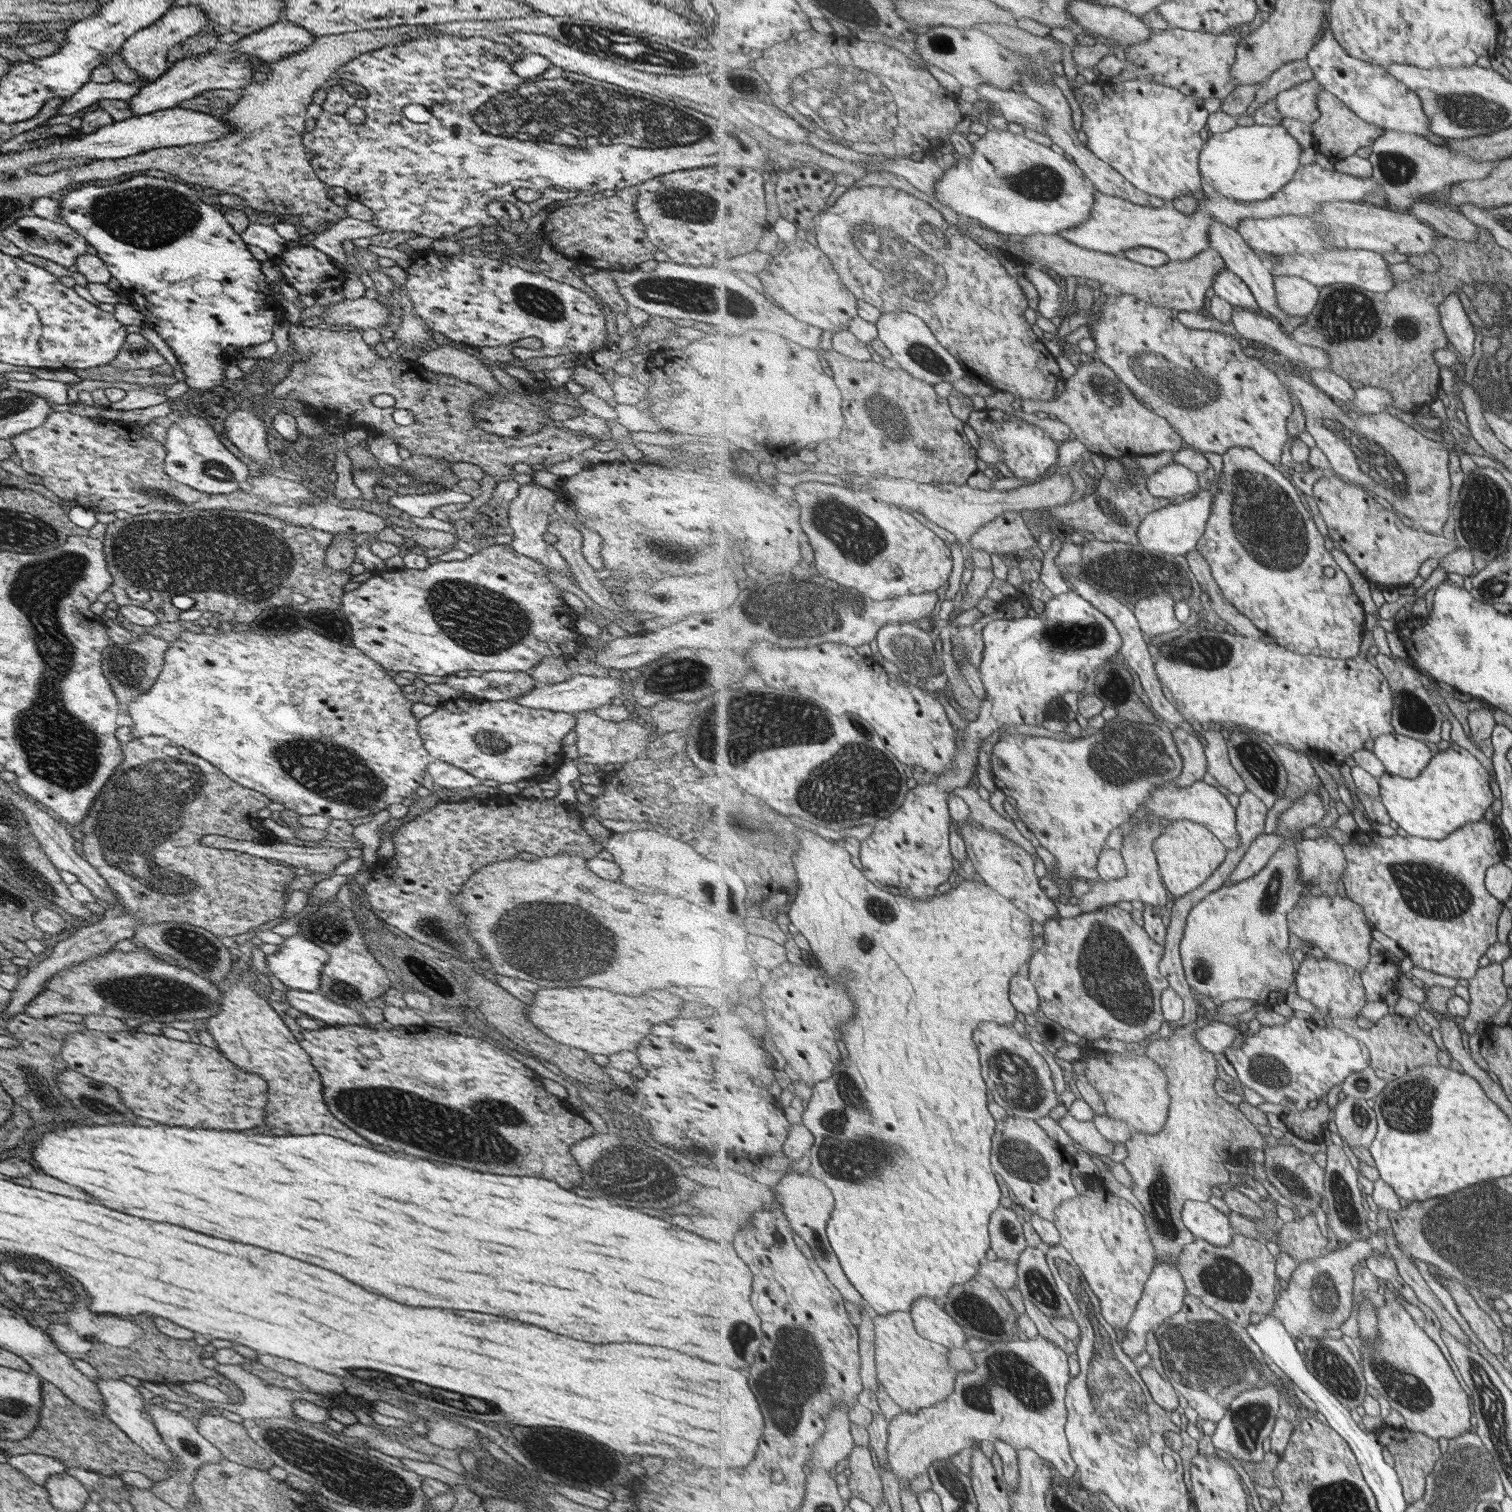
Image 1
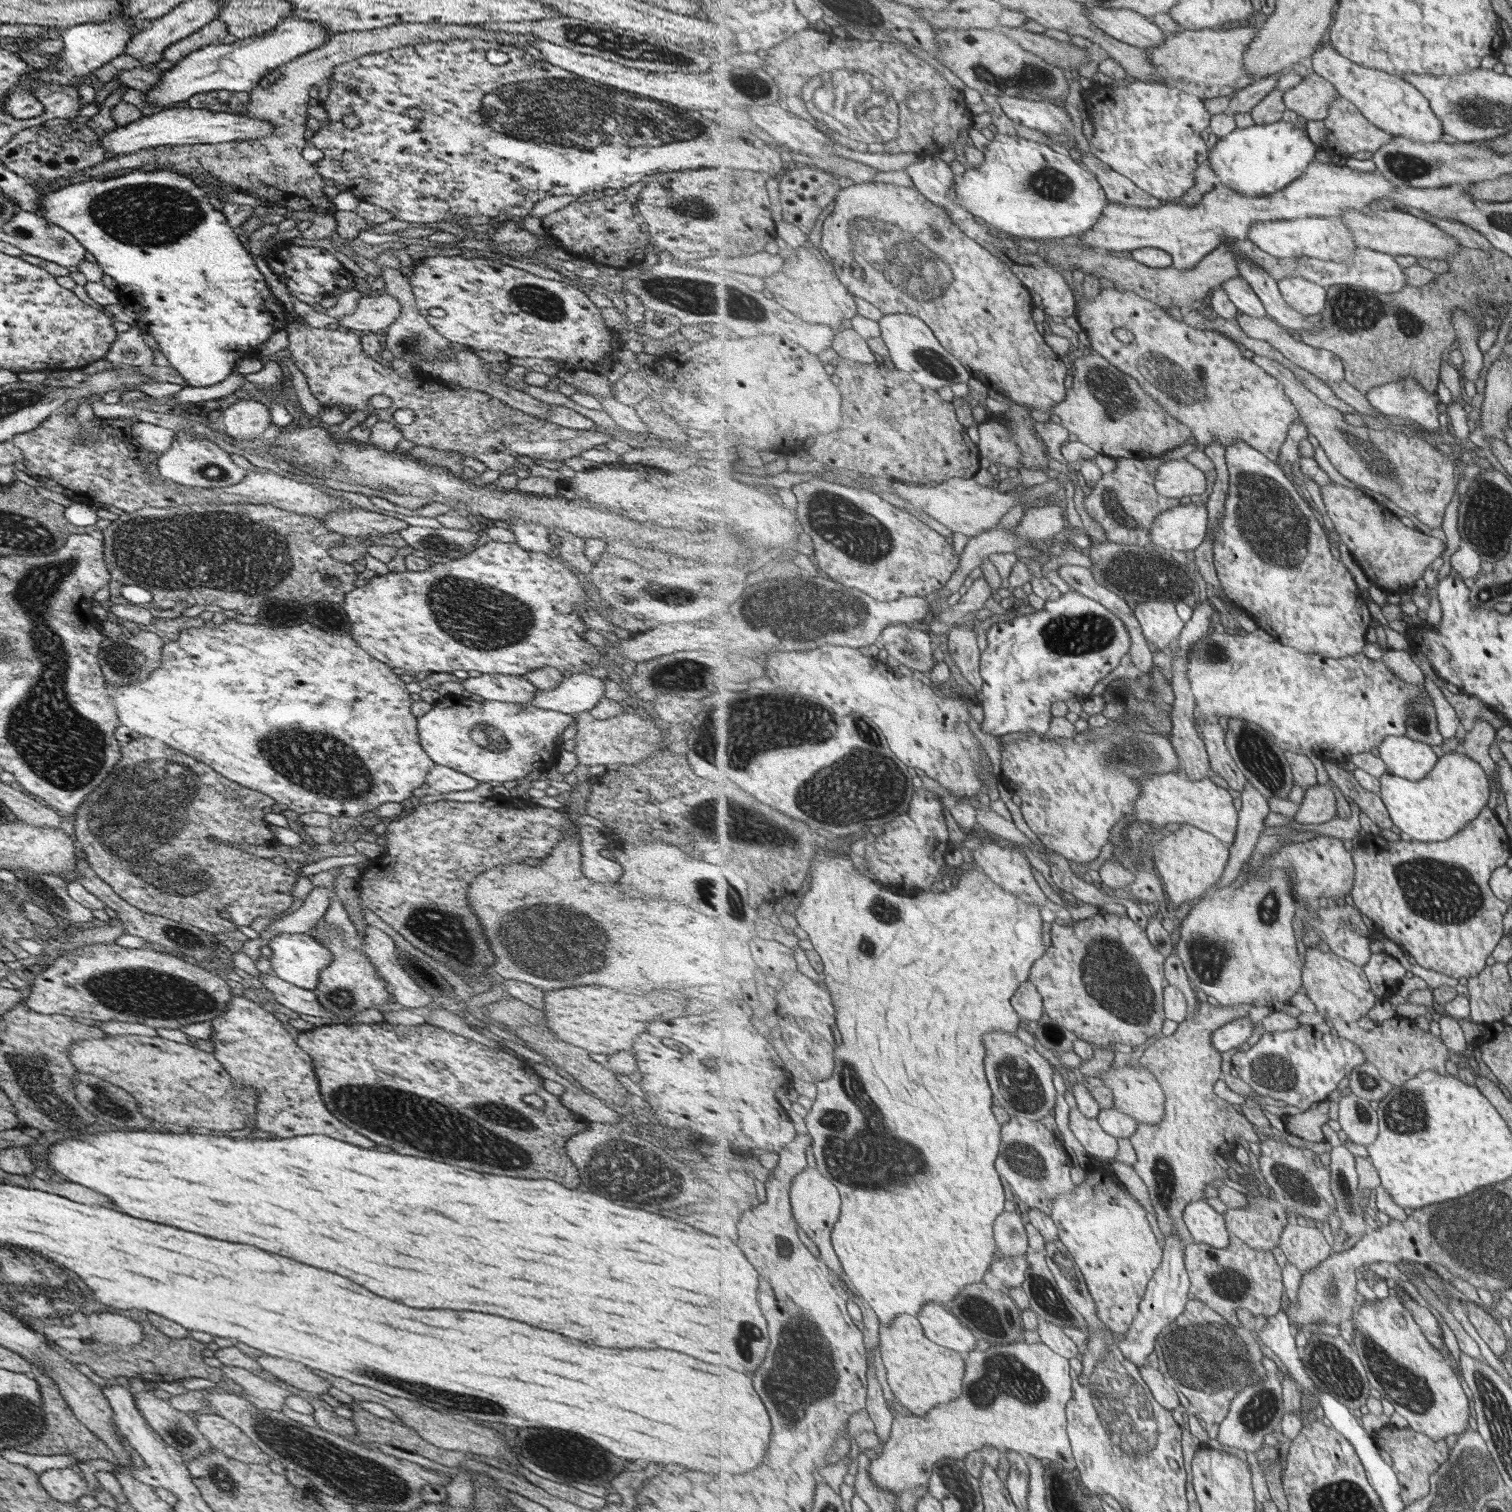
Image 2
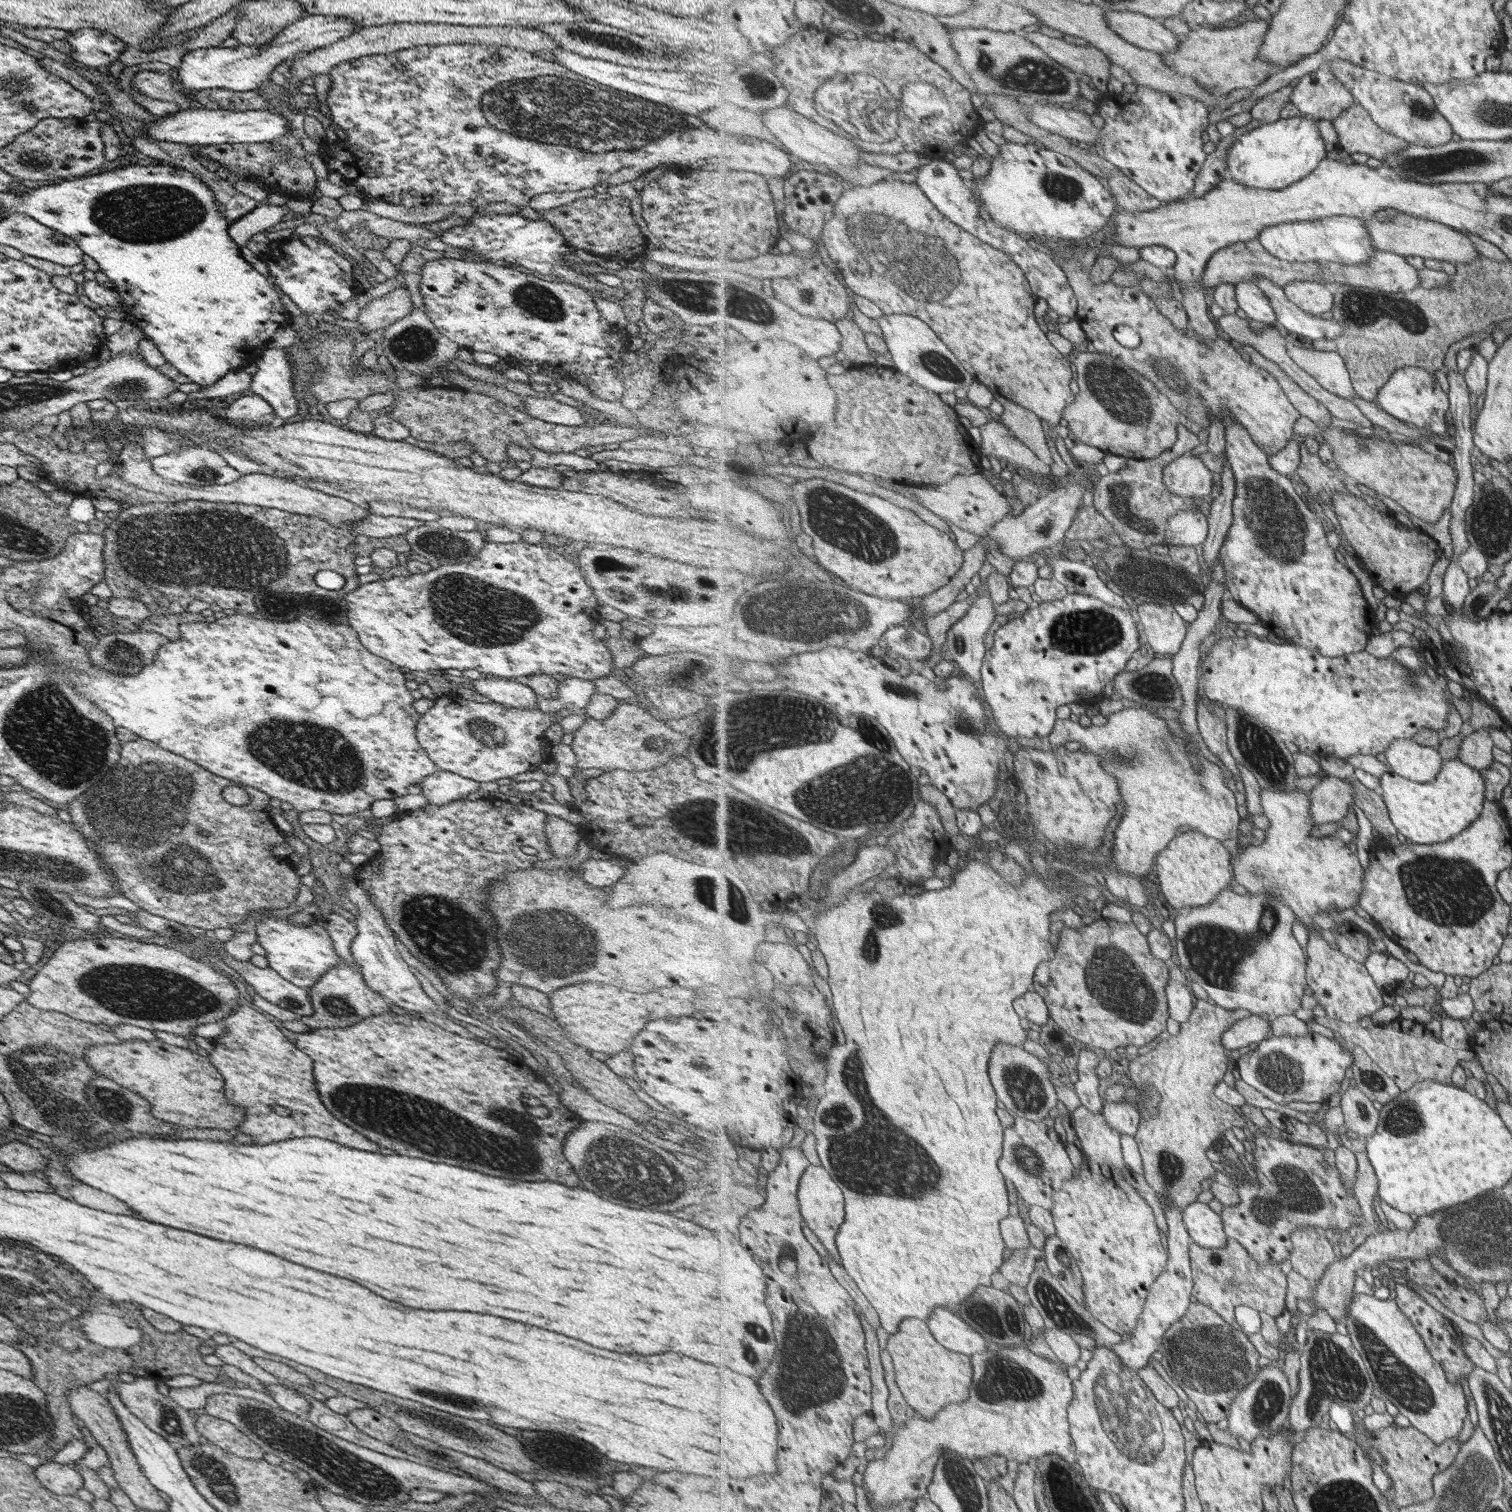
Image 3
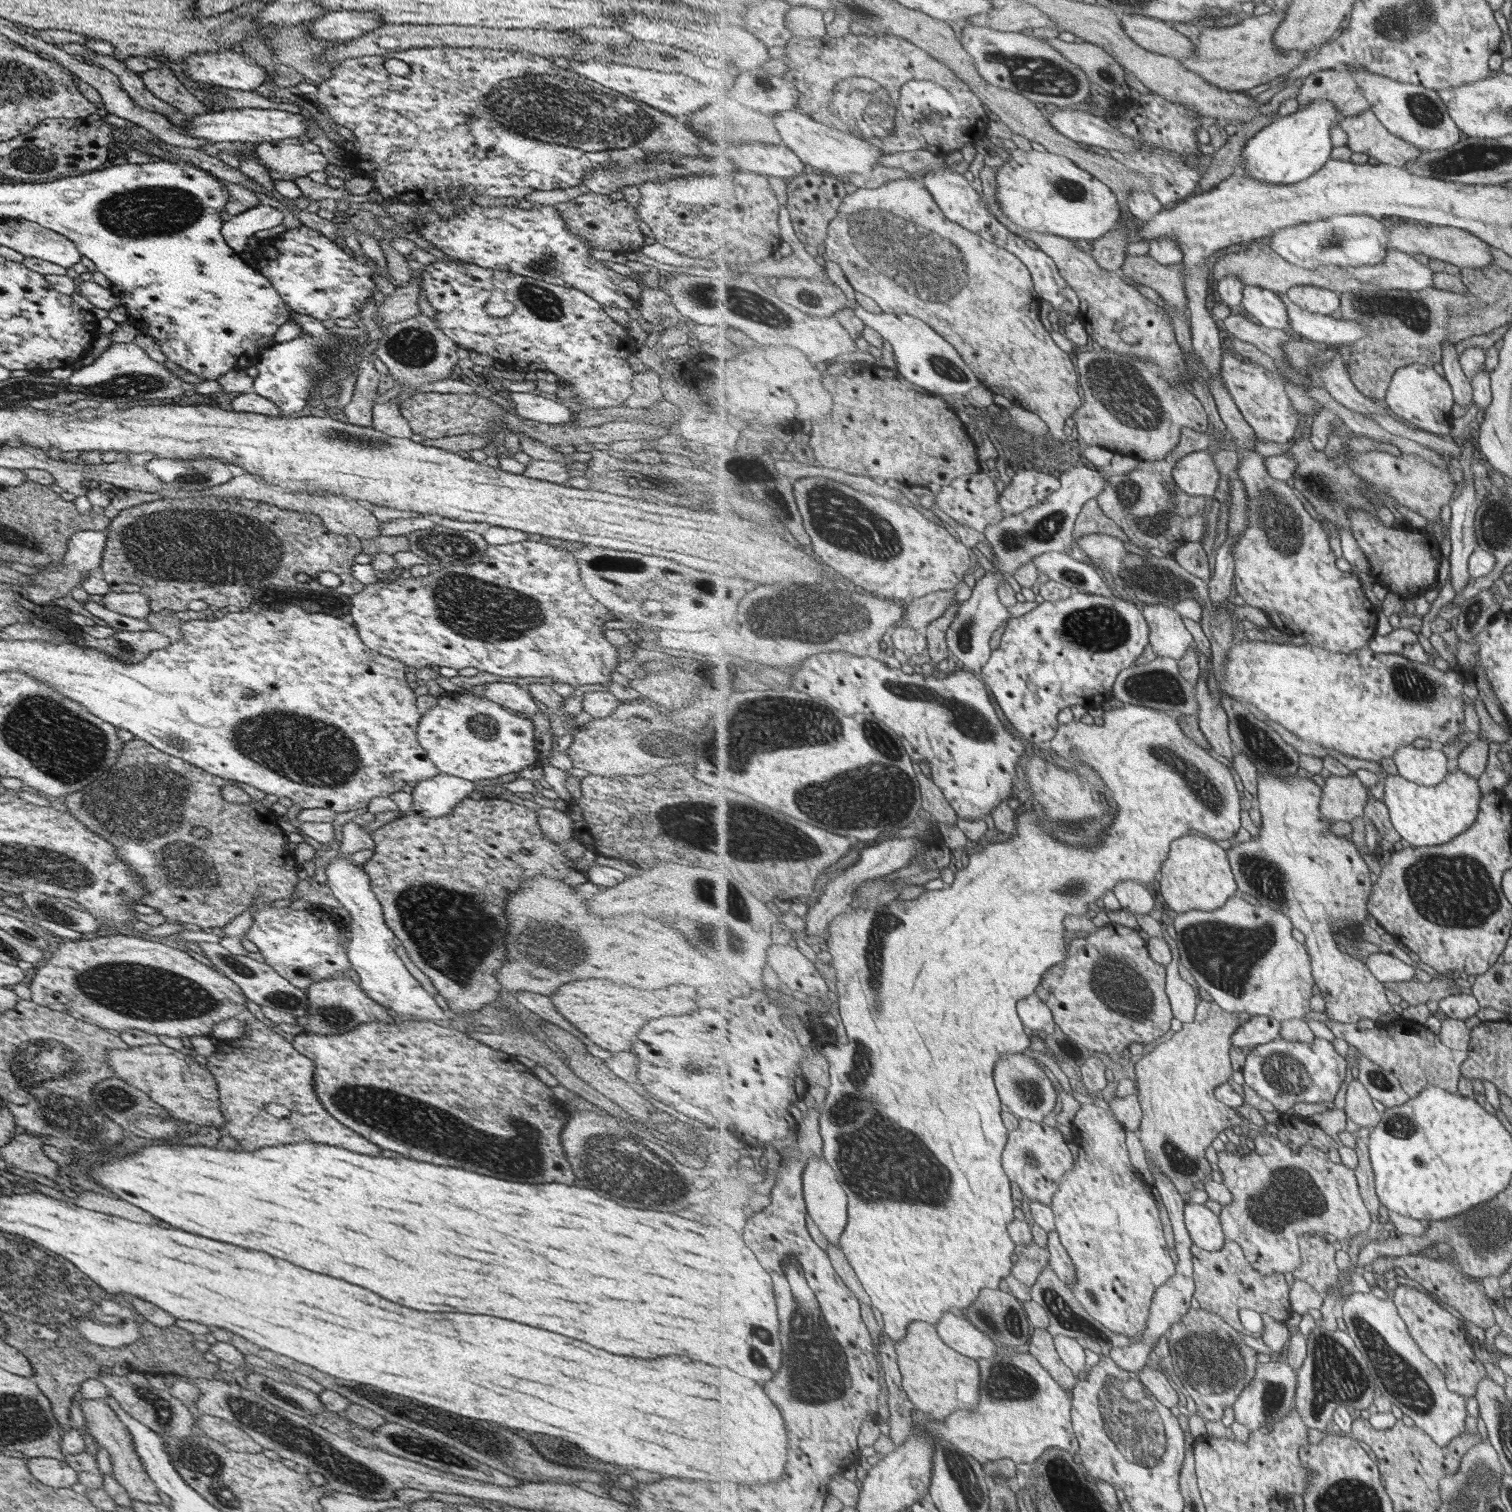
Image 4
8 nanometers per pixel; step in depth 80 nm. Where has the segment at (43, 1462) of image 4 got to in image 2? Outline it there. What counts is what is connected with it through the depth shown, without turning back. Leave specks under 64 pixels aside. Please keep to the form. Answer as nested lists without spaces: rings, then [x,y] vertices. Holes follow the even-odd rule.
[[[69,1467],[44,1470],[38,1474],[37,1480],[44,1491],[59,1503],[73,1503],[87,1490],[83,1477]]]

